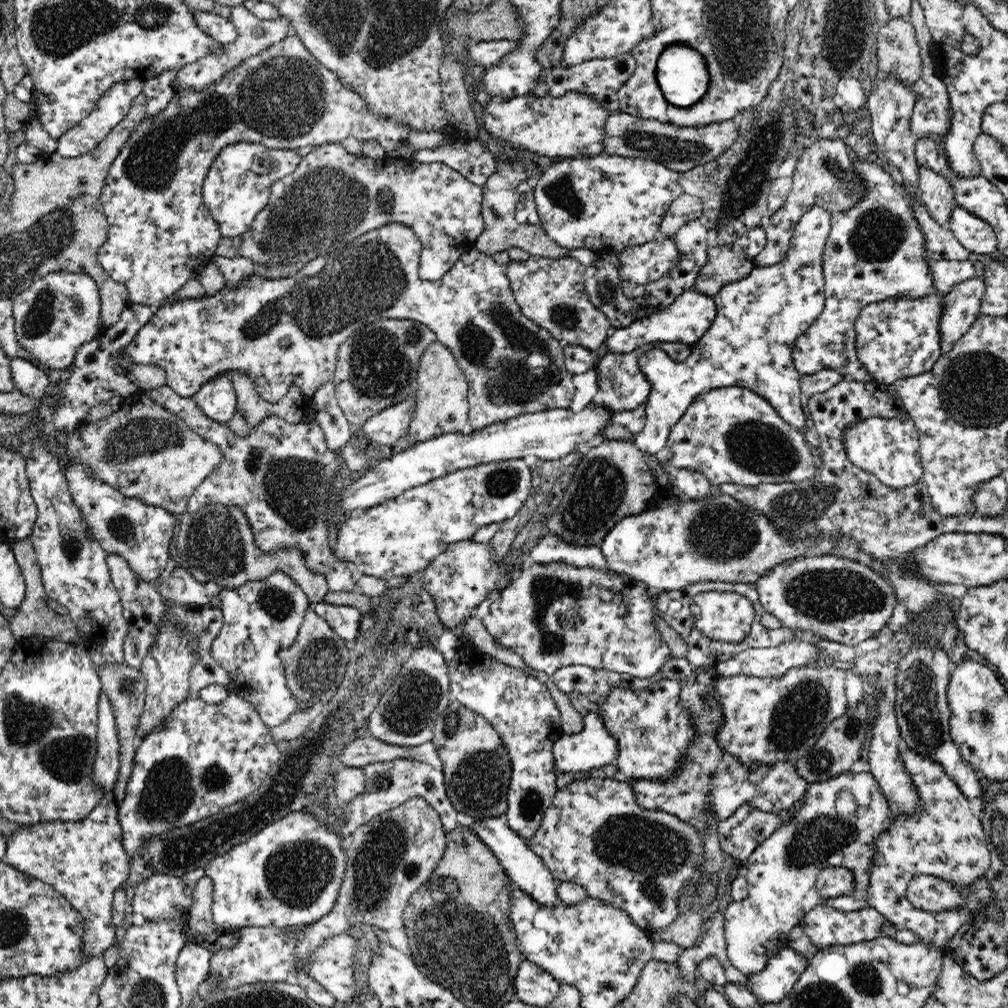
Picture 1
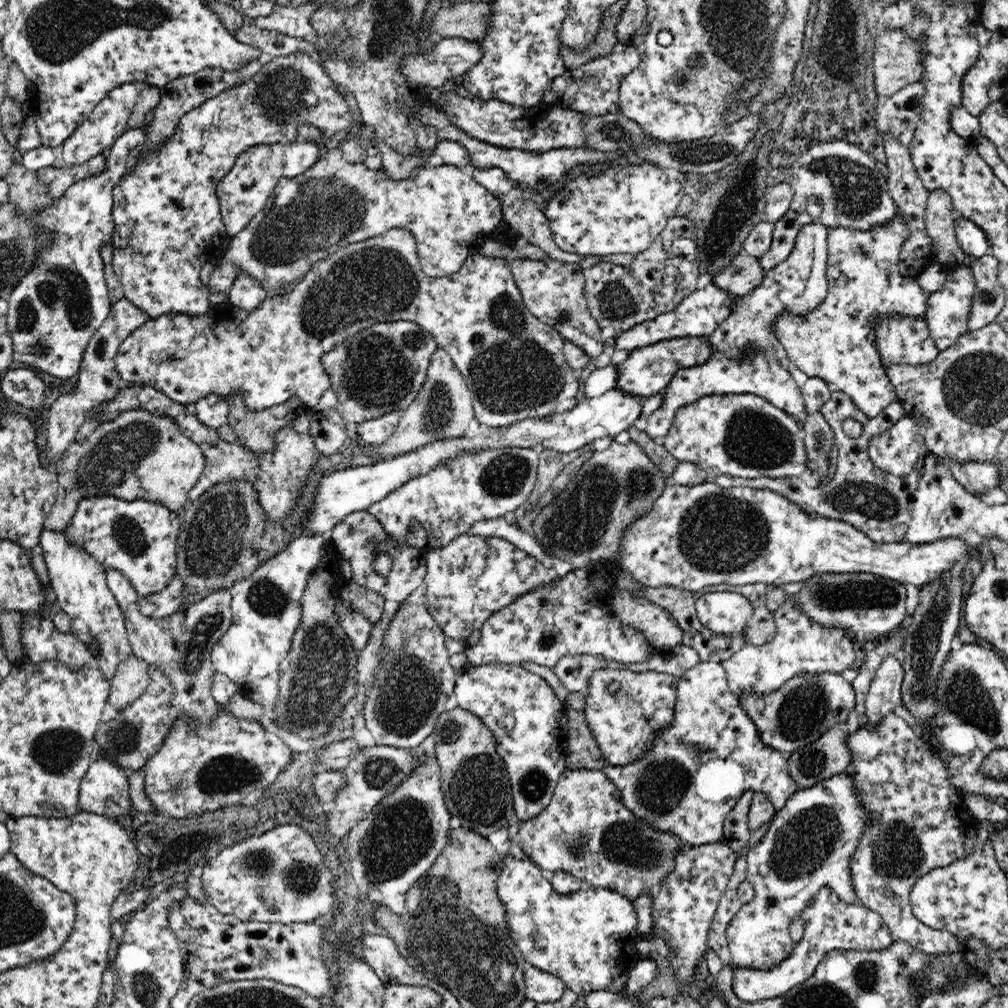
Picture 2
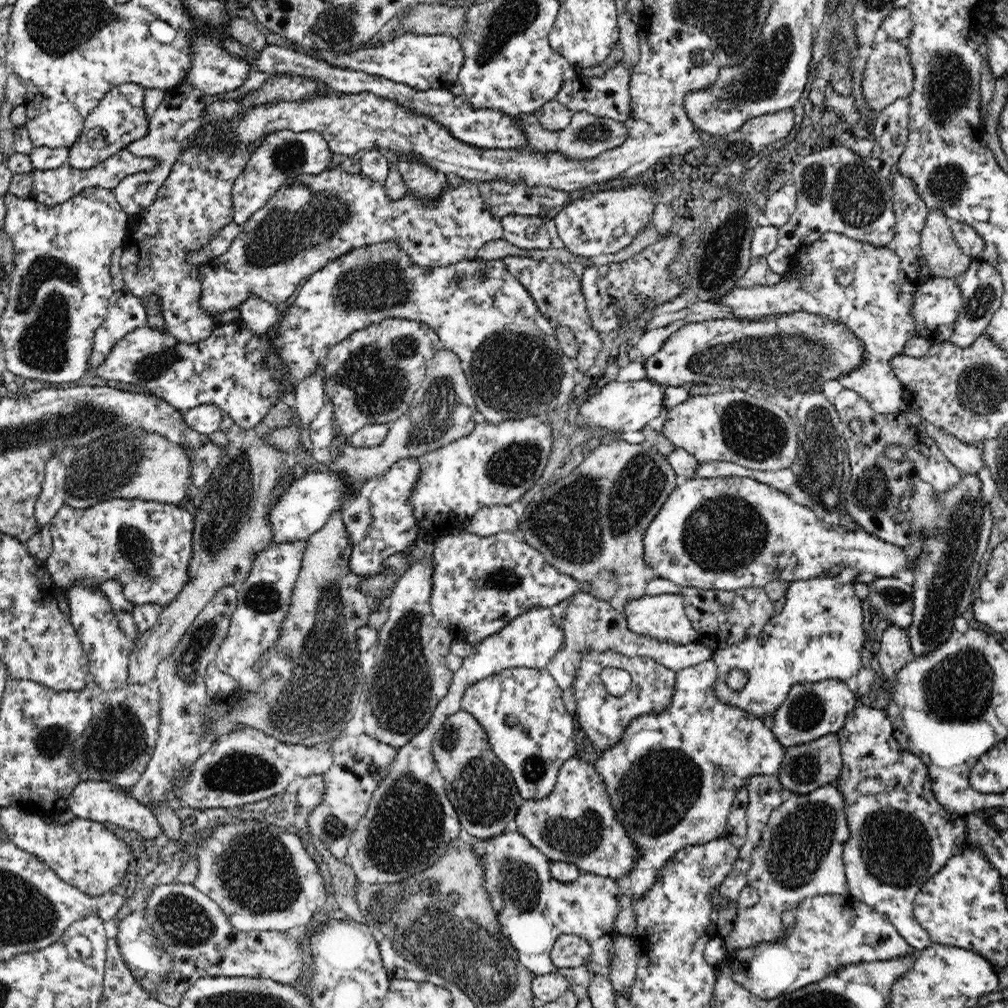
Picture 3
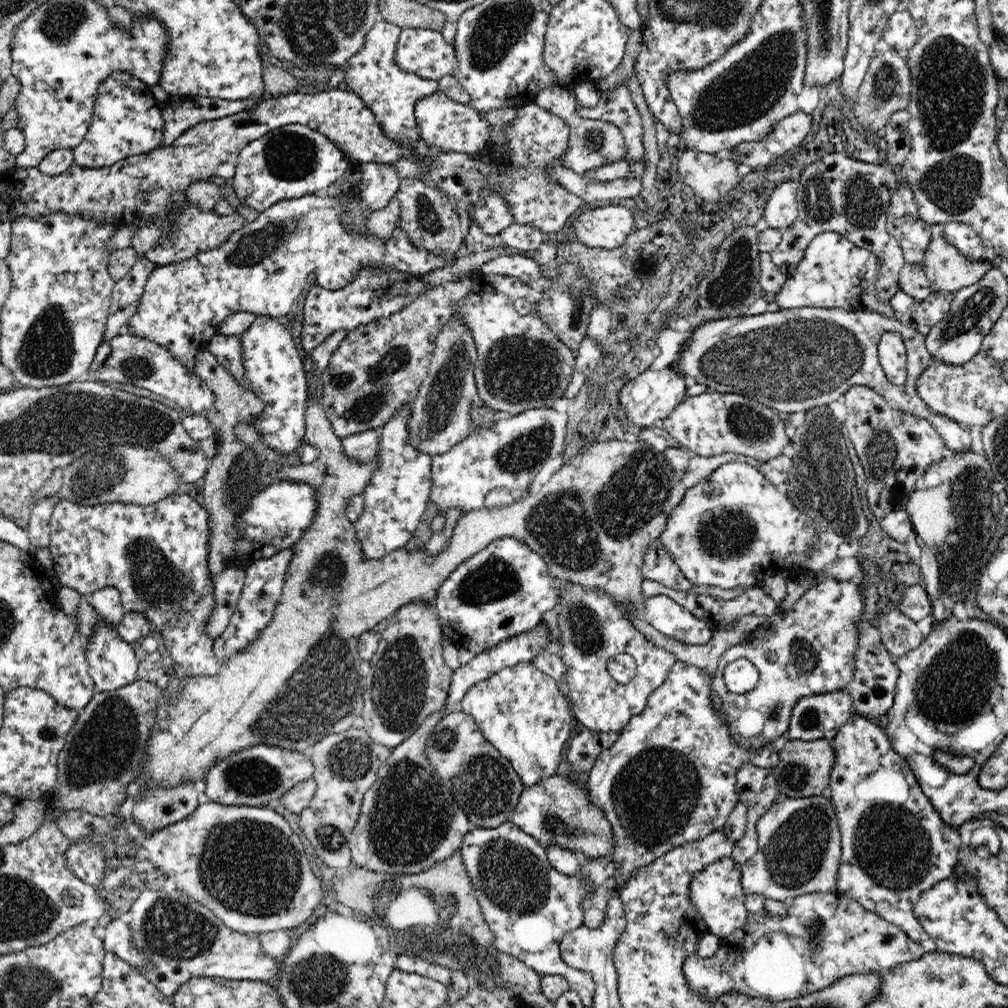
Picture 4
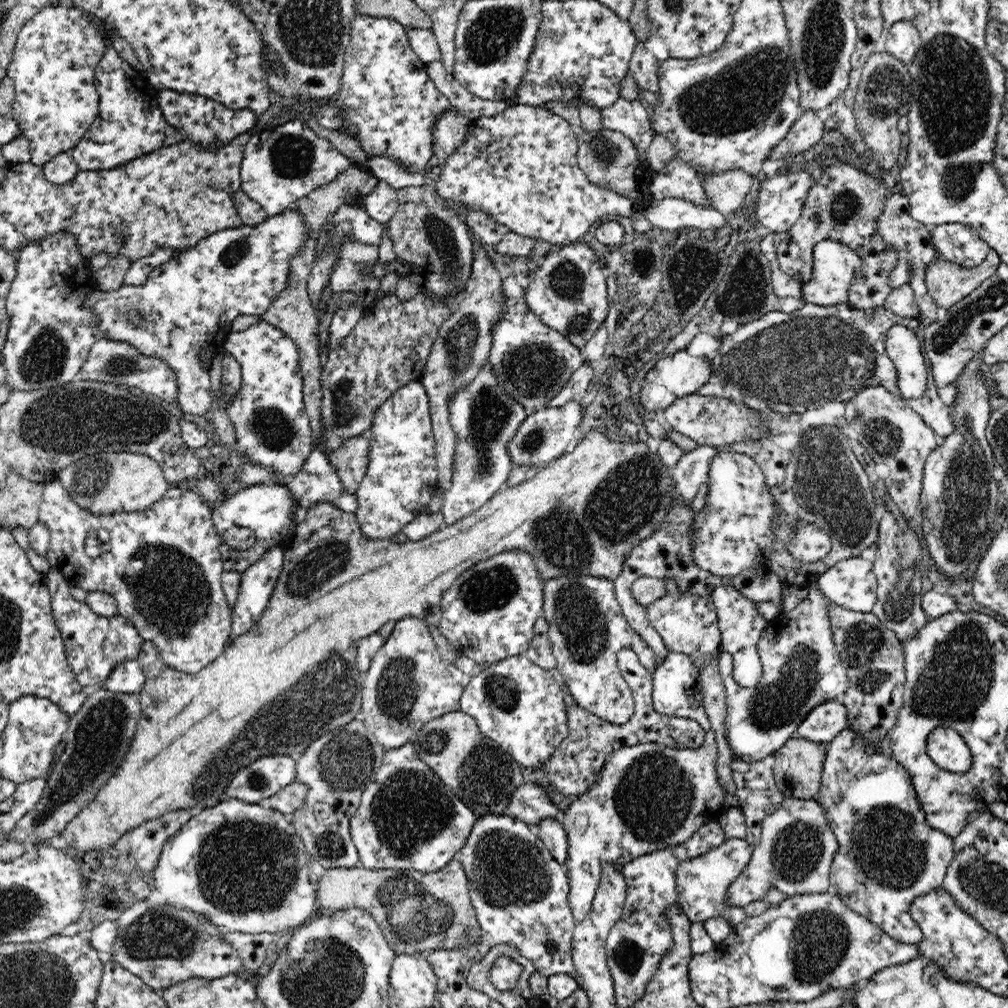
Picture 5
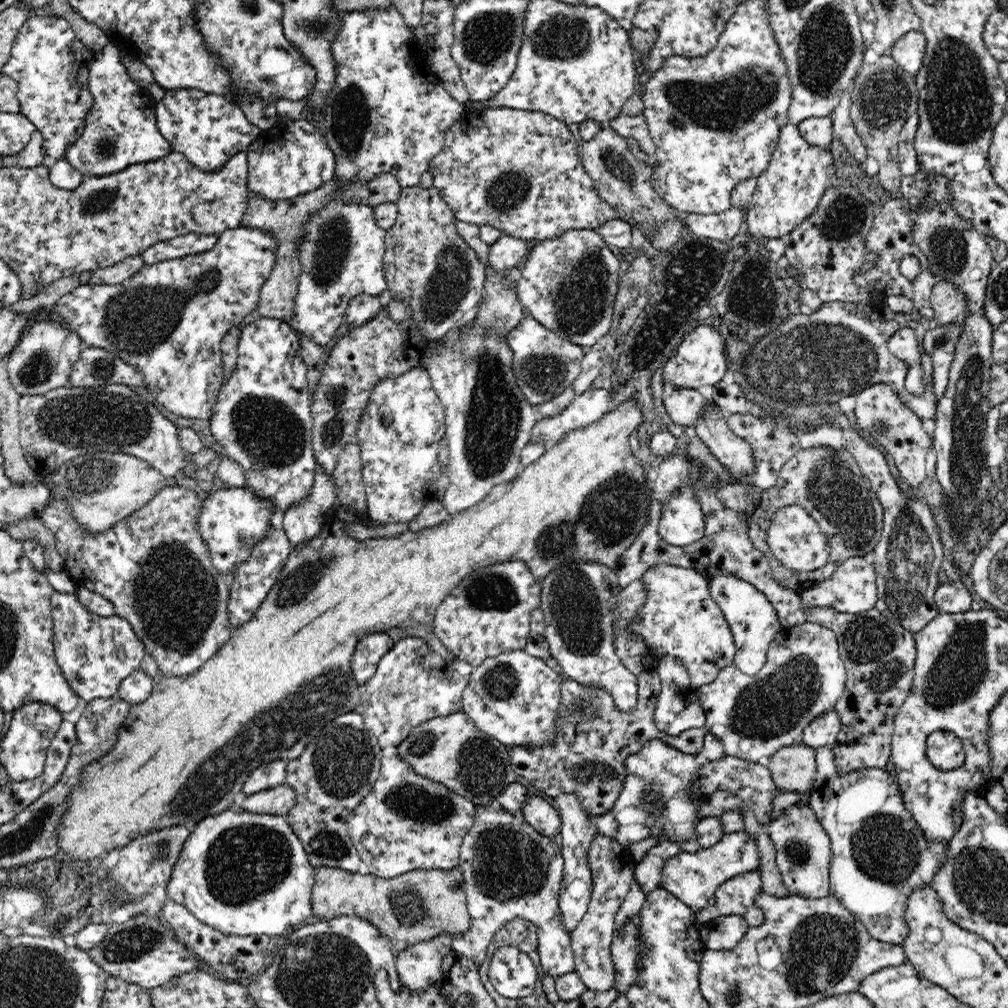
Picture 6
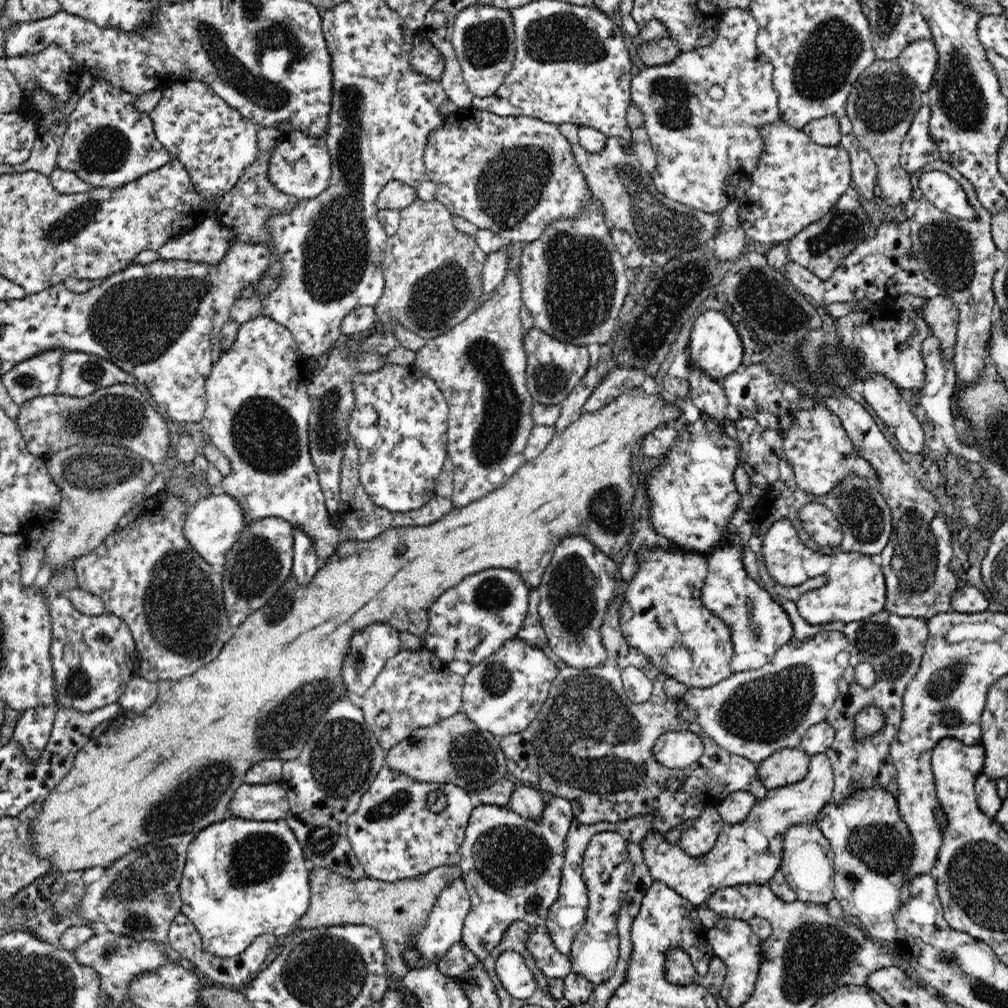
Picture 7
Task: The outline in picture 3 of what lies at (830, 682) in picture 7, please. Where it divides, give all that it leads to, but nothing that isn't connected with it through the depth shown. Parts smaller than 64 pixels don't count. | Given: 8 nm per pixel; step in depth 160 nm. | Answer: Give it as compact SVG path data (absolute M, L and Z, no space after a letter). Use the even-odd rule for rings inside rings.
M824 573L816 578L792 581L784 597L780 612L763 626L757 637L746 637L726 650L718 650L712 659L717 666L715 691L719 700L760 719L764 714L768 718L774 716L790 686L828 678L845 681L861 668L864 610L854 583L836 582L832 573ZM734 669L746 673L746 684L740 690L730 688L727 683L728 673Z

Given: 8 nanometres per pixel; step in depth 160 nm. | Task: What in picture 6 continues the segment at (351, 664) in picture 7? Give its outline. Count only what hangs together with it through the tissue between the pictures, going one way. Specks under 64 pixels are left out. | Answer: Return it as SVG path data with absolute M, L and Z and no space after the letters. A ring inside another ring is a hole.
M372 633L361 638L355 645L352 674L355 681L364 684L374 676L378 662L394 646L392 638L384 633Z

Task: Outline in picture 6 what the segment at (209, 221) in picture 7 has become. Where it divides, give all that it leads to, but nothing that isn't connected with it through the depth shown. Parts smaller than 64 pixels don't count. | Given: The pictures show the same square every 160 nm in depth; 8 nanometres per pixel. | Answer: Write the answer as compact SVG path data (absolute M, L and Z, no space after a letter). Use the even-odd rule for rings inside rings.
M185 234L164 242L158 242L147 248L142 254L142 267L152 266L157 262L174 260L191 254L200 254L210 250L218 240L218 235Z

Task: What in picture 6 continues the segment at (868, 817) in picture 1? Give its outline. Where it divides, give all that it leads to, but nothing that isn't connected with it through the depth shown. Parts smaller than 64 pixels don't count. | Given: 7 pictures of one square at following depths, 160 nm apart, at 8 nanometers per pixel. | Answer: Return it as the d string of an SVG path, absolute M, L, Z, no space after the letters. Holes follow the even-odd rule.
M796 802L786 810L782 808L782 812L776 818L771 818L766 825L766 832L774 845L775 862L783 884L791 895L805 898L828 897L832 892L829 882L831 840L810 805ZM760 870L740 874L724 882L715 893L715 904L708 905L696 916L700 926L707 926L717 917L744 915L749 906L755 904L762 888Z

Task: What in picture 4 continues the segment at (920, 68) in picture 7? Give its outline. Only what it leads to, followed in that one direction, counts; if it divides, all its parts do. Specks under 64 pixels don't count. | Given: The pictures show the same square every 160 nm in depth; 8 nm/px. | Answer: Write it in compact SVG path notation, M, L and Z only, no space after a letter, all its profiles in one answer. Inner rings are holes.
M906 7L893 12L886 23L883 39L891 48L905 53L918 39L918 27Z

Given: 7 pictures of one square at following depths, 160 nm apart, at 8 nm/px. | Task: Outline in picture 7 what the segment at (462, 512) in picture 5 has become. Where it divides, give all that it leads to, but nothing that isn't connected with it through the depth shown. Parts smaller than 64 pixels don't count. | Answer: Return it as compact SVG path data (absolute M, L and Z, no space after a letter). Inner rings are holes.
M508 270L507 275L496 290L482 305L474 310L460 324L448 332L428 339L416 350L413 364L433 380L444 396L448 409L447 454L453 464L452 505L455 509L480 500L486 494L506 484L509 478L527 460L523 456L529 434L535 427L532 417L533 397L526 386L526 351L524 350L524 330L519 312L522 308L519 277Z

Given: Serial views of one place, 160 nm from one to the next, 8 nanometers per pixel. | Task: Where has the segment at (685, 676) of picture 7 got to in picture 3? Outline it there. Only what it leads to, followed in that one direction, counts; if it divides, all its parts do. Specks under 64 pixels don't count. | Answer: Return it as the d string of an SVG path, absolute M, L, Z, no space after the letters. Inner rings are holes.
M659 594L658 596L644 595L640 598L630 598L624 604L624 617L630 631L652 637L658 642L669 642L675 645L686 645L698 641L697 630L686 617L684 604L686 600L681 594Z

